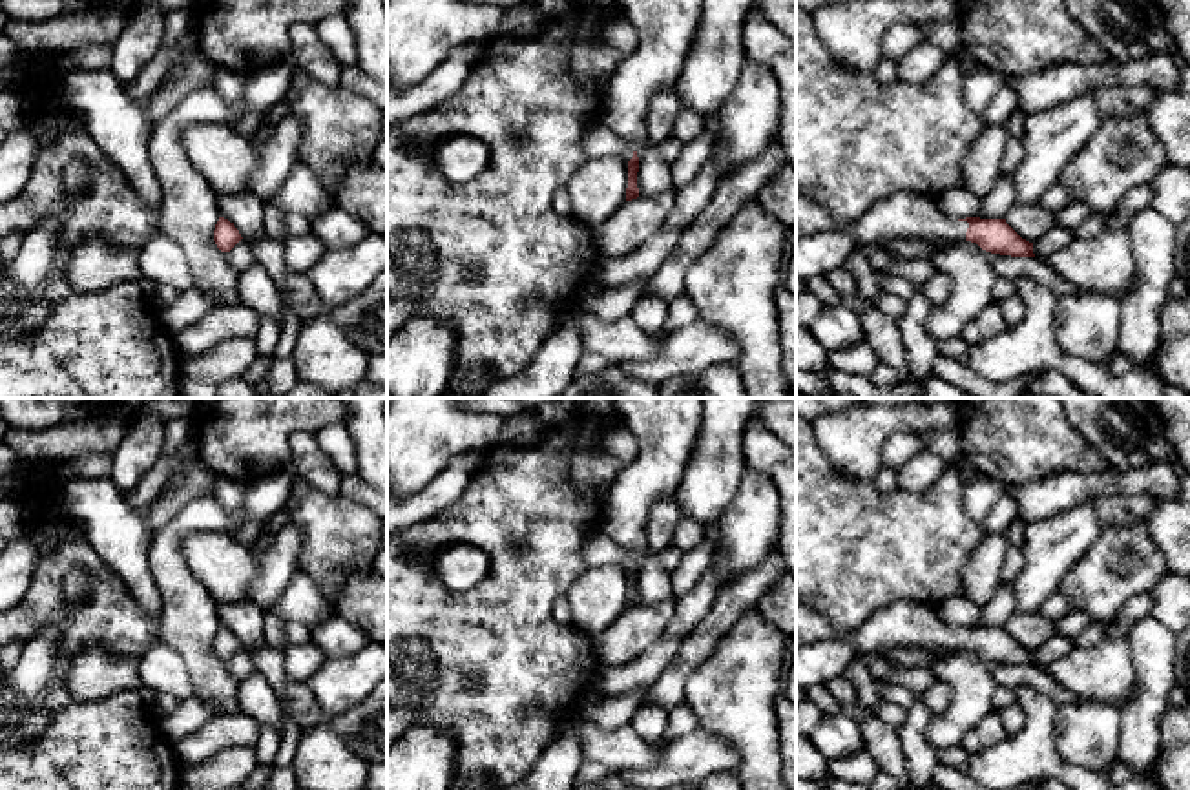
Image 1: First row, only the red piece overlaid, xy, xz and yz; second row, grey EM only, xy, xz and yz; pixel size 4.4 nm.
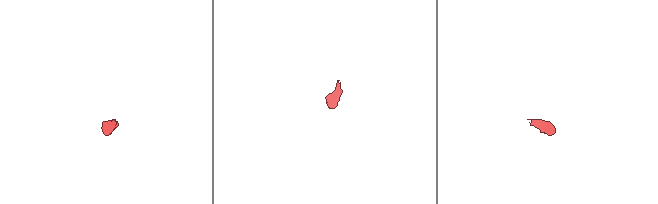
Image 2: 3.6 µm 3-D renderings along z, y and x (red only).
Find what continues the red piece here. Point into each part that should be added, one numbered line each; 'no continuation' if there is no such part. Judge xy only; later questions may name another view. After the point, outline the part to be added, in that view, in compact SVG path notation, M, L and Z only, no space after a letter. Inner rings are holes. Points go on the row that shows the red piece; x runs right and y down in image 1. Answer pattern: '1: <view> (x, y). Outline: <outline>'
no continuation

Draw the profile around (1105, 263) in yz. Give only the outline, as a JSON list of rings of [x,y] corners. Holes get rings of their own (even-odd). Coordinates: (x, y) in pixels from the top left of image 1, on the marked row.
[[[1150,182],[1132,188],[1110,213],[1108,226],[1093,239],[1073,239],[1049,257],[1051,266],[1071,285],[1102,294],[1121,294],[1135,279],[1130,219],[1150,206]]]

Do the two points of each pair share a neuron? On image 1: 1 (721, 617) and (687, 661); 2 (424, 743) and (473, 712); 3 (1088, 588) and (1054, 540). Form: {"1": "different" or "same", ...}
{"1": "same", "2": "different", "3": "different"}

